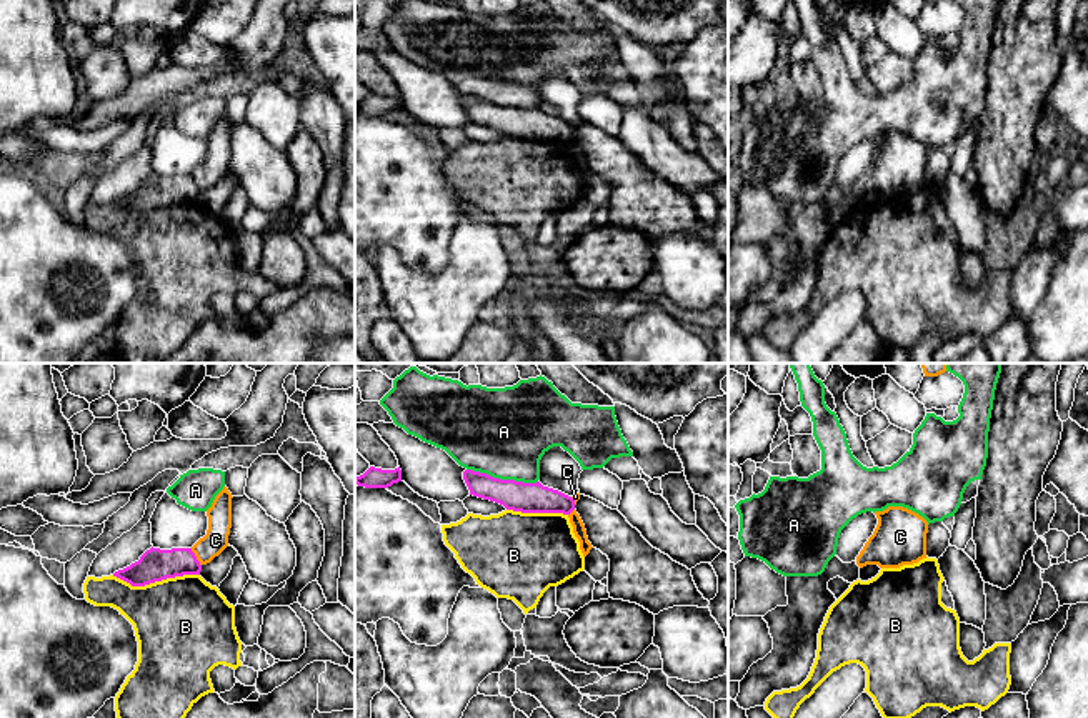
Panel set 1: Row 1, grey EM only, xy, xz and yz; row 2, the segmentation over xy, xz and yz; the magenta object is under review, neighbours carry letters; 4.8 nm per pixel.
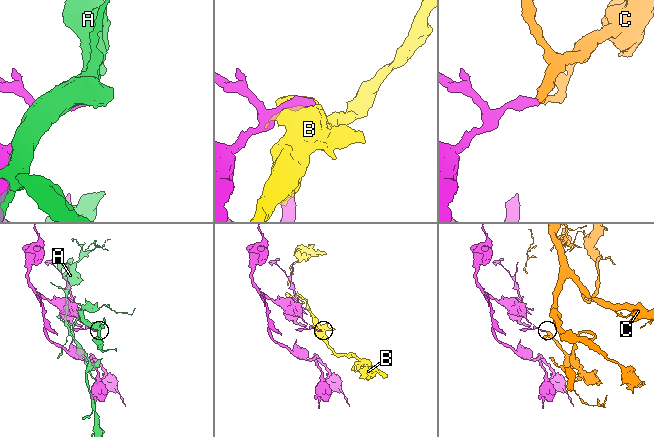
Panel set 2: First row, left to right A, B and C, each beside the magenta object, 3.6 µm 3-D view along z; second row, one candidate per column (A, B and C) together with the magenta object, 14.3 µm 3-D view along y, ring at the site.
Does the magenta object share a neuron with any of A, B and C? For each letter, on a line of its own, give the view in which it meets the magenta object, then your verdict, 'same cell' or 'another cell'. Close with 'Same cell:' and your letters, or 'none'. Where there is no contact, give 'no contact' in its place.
A: xz | another cell
B: xy | another cell
C: xy | another cell
Same cell: none

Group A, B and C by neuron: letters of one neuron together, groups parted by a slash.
A / B / C

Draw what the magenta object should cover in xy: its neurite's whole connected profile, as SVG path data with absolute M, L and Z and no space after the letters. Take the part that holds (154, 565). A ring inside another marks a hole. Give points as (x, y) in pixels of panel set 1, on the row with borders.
M192 548L147 550L138 561L118 570L113 576L130 583L132 586L145 586L167 578L183 575L200 575L202 565Z

